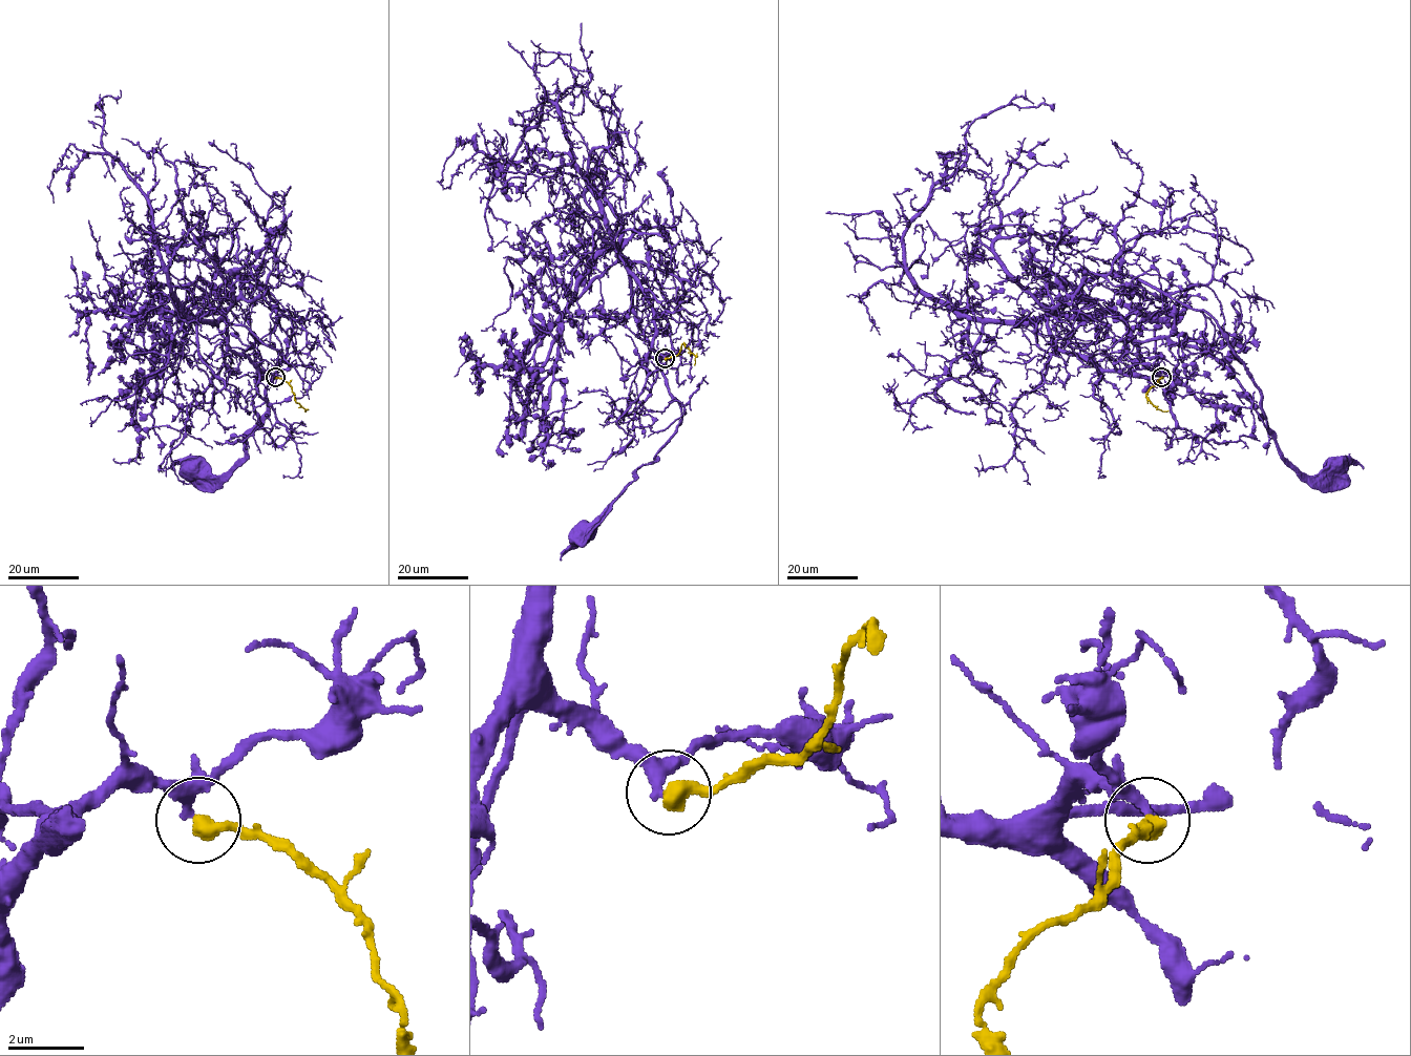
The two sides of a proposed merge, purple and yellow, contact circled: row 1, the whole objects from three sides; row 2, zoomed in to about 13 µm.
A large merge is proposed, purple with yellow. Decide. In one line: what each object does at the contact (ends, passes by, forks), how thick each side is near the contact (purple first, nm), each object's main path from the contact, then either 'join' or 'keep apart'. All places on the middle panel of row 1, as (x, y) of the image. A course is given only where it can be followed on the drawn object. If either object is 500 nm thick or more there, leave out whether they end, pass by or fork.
purple passes by | yellow ends | 240/480 nm | purple via (665, 358), (653, 346), (649, 296), (615, 246), (629, 268), (636, 324), (681, 419), (583, 533) | yellow via (665, 358), (676, 356), (685, 342), (695, 356), (694, 364) | join

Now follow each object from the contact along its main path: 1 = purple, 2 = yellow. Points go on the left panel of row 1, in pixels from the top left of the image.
1: (275, 377), (228, 346), (226, 312), (244, 275), (291, 316), (288, 355), (246, 455), (218, 476), (193, 467)
2: (275, 377), (287, 381), (295, 400), (304, 410)

